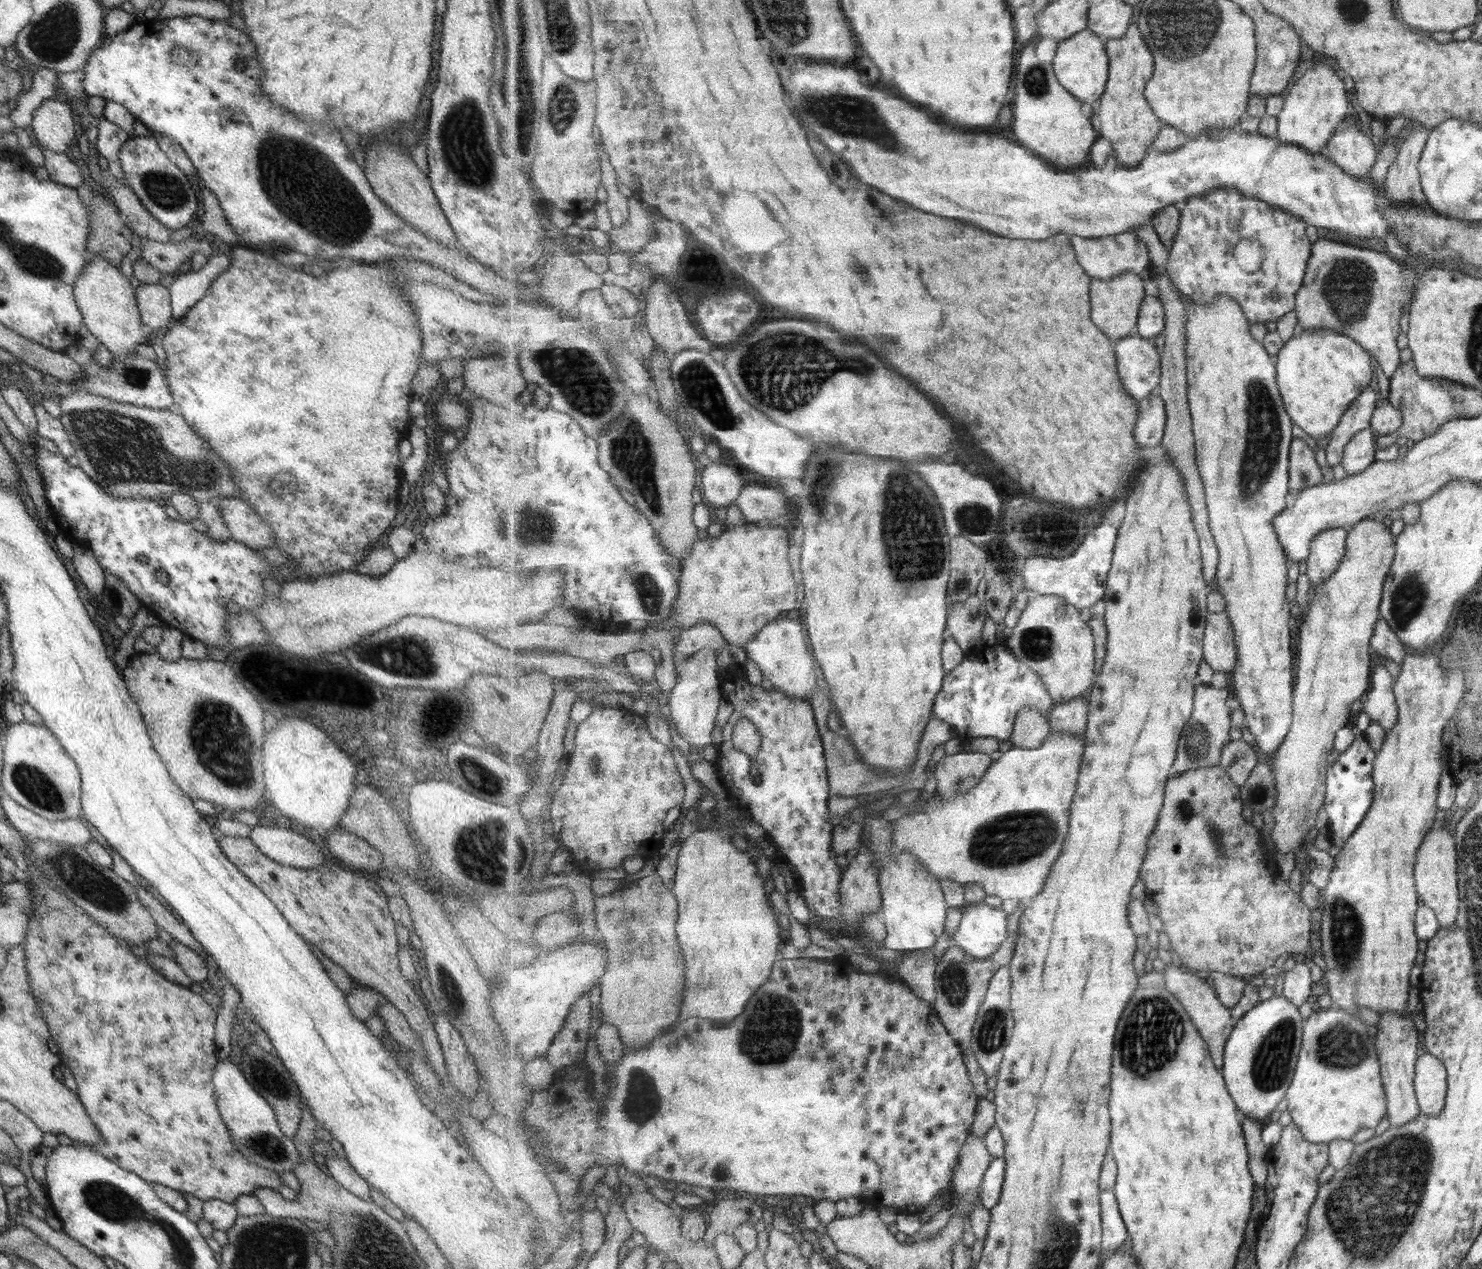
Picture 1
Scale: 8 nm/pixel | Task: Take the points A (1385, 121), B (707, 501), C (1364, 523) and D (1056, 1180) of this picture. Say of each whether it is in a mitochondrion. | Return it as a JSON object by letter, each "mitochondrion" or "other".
{"A":"other","B":"other","C":"other","D":"mitochondrion"}

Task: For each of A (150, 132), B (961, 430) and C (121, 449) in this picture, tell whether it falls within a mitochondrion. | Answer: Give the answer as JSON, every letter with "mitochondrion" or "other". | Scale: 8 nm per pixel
{"A":"other","B":"other","C":"mitochondrion"}

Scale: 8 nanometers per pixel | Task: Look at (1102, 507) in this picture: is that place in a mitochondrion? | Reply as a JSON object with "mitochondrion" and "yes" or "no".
{"mitochondrion":"no"}

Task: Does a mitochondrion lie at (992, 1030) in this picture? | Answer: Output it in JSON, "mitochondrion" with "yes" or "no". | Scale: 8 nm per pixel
{"mitochondrion":"yes"}

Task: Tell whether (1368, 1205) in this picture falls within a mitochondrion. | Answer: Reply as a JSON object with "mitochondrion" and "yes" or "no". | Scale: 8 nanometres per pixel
{"mitochondrion":"yes"}

